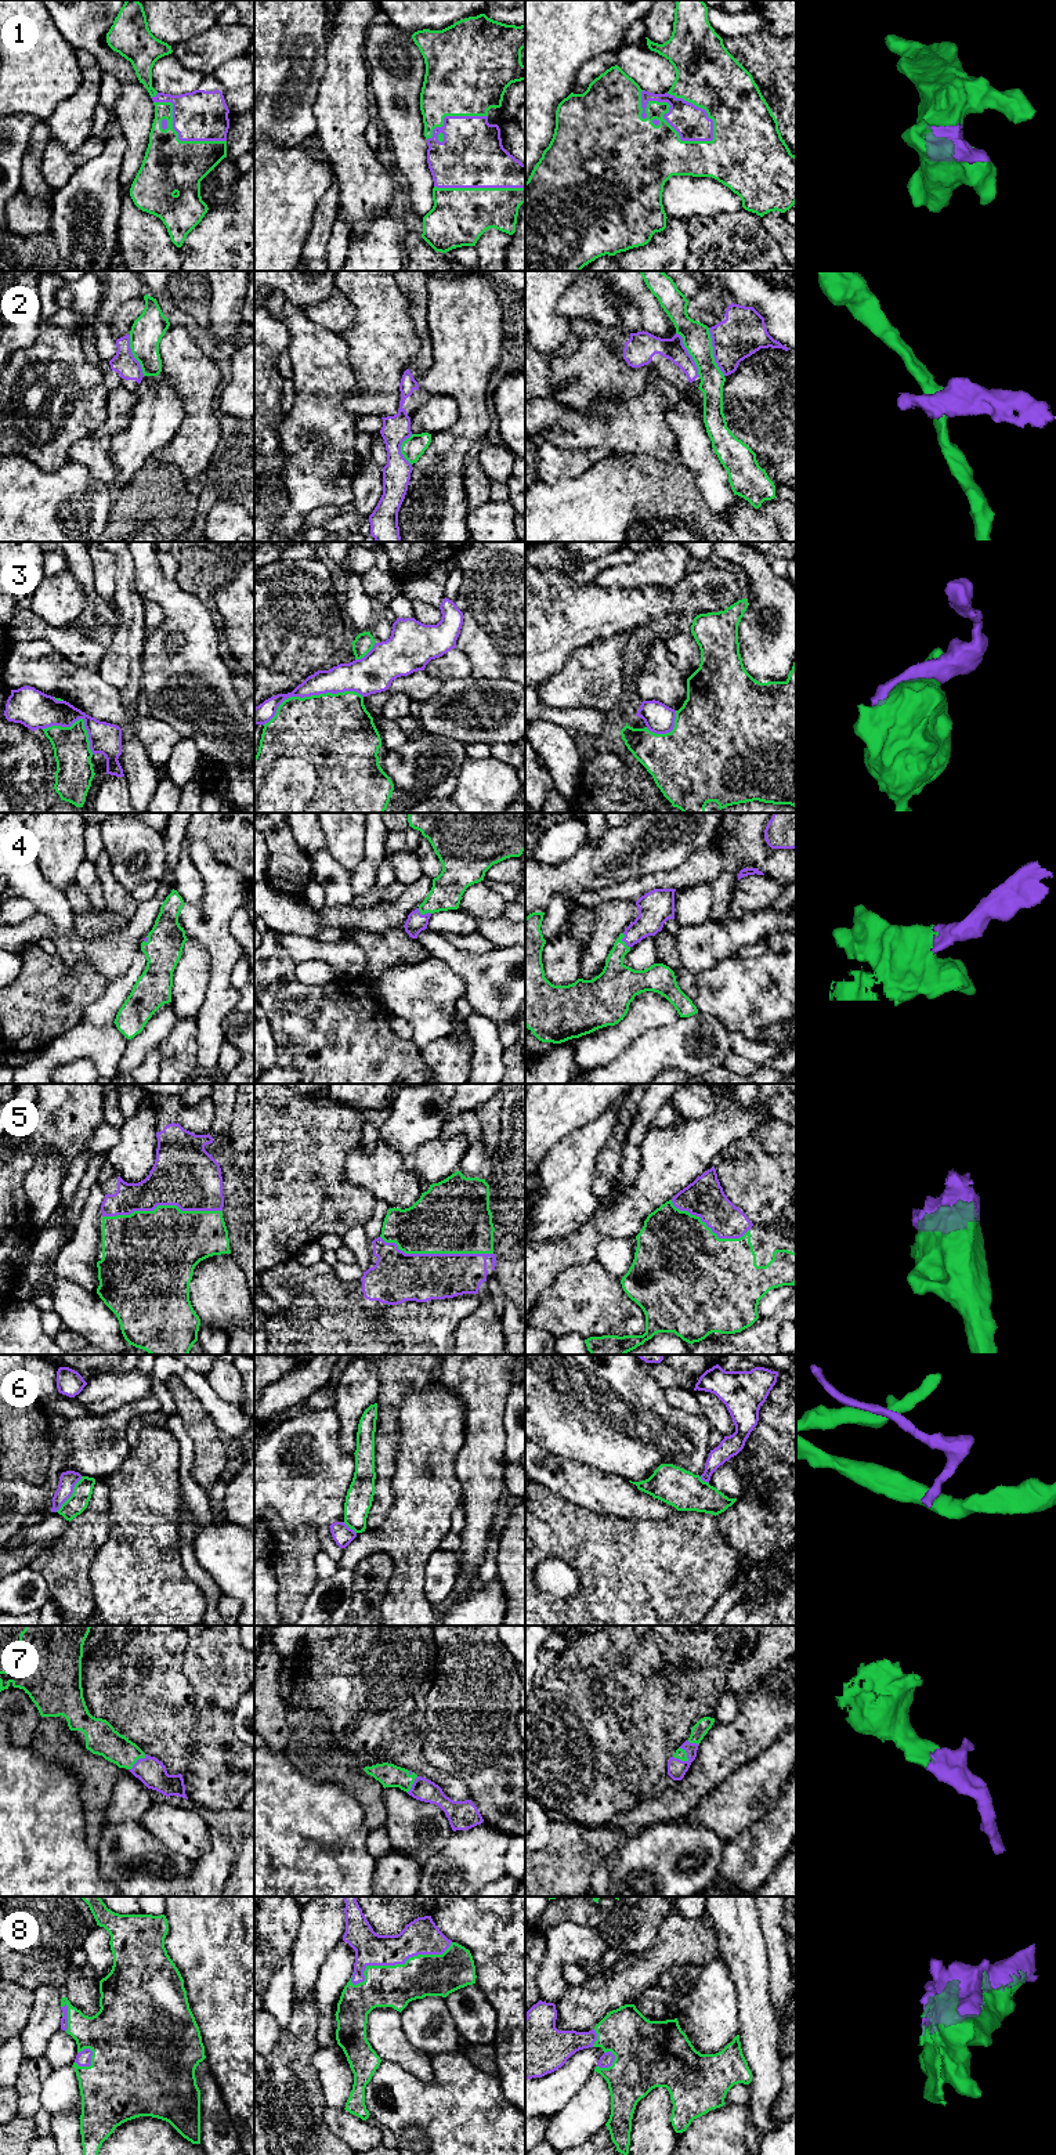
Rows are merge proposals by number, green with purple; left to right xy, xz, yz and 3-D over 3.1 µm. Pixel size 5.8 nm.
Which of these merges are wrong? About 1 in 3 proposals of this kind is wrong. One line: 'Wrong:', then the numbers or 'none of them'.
Wrong: 2, 3, 6

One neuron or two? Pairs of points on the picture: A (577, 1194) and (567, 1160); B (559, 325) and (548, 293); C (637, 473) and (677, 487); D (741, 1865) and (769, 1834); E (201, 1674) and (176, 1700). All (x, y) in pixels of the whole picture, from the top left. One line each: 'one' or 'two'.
A: one
B: one
C: one
D: one
E: two

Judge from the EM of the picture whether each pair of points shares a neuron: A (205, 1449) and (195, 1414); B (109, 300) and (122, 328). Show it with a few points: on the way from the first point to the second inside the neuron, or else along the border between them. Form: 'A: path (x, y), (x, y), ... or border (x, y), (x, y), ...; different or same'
A: path (205, 1441), (205, 1434), (198, 1423); same
B: border (143, 295), (126, 300), (109, 322); different

